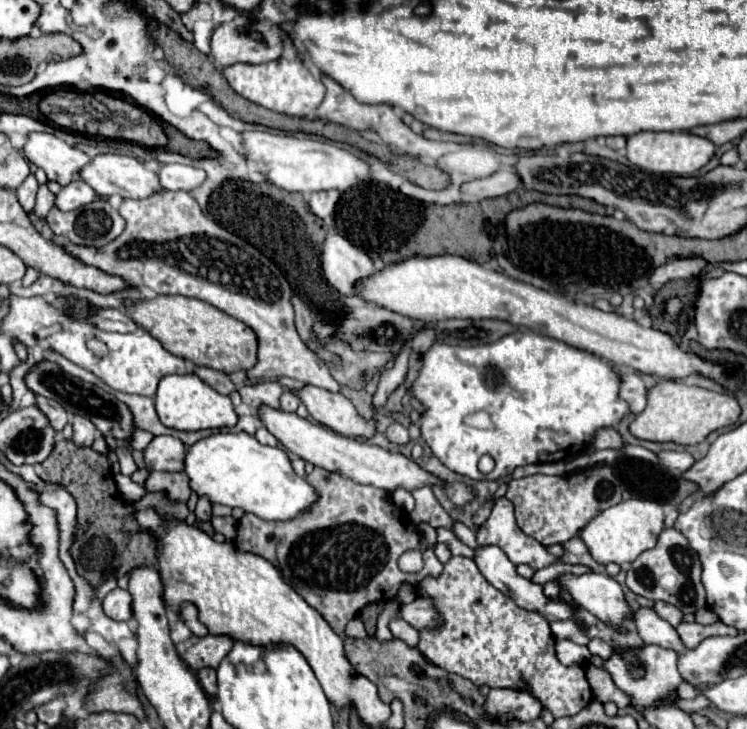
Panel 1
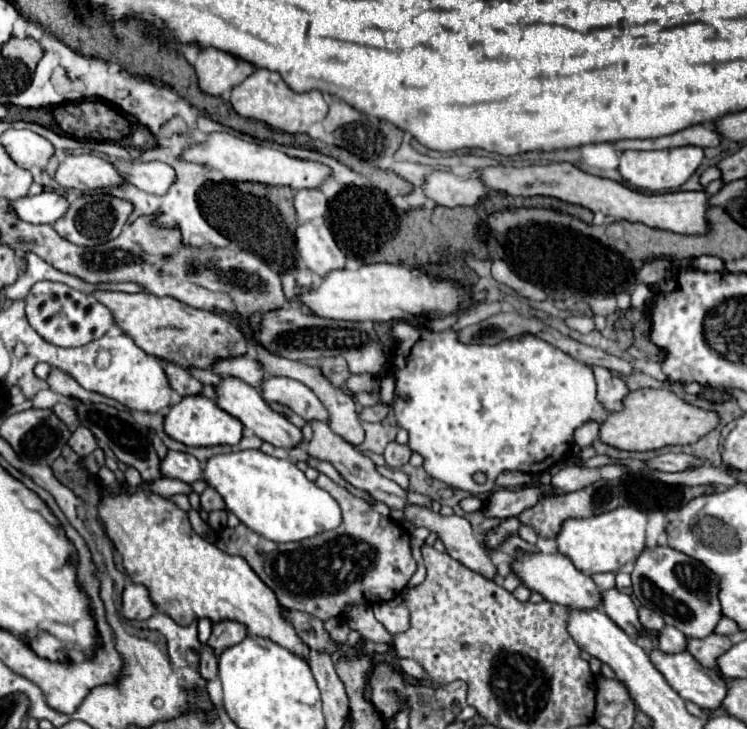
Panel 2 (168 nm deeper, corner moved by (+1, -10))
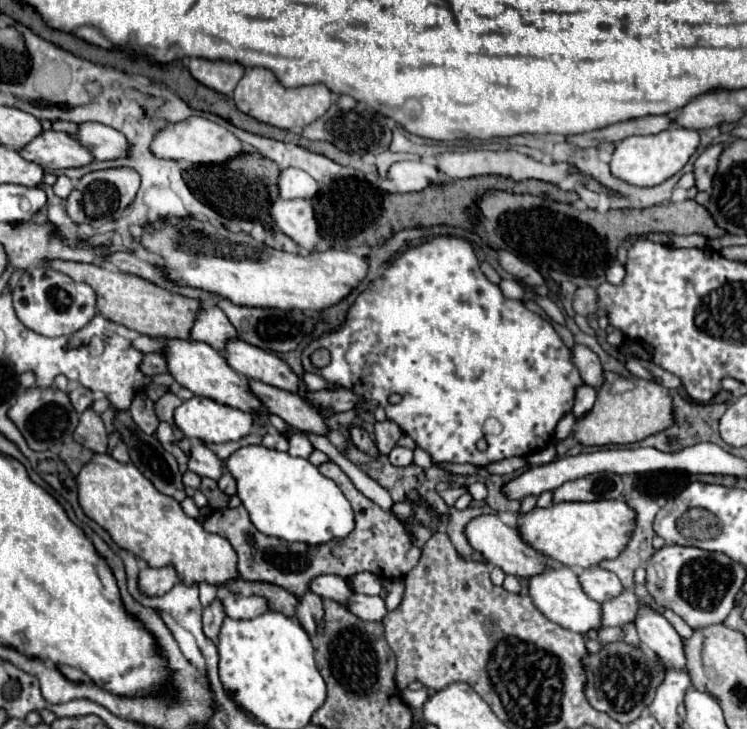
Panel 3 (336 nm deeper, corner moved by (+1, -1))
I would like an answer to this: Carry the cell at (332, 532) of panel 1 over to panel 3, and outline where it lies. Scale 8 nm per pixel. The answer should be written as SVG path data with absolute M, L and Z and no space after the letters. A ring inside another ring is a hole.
M327 461L319 465L319 471L335 481L335 485L353 507L355 529L347 537L337 537L319 545L289 543L283 539L279 541L277 537L267 537L259 533L249 521L249 515L243 507L217 509L203 521L203 527L209 533L217 533L231 541L233 549L239 555L237 569L241 579L279 585L297 595L297 599L303 599L303 595L311 591L311 581L319 575L339 575L343 579L349 579L351 575L369 571L381 579L403 579L419 563L421 557L421 549L411 543L407 527L399 523L389 511L367 499L335 463Z

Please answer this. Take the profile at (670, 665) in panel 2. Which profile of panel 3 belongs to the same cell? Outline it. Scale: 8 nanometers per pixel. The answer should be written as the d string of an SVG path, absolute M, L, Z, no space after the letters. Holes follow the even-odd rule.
M641 605L635 619L639 639L645 647L655 651L655 655L671 669L687 671L687 655L683 639L671 627L671 623L657 611Z

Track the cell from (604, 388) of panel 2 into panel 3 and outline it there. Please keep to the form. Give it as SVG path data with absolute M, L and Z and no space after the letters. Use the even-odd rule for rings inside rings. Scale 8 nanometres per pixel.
M575 345L571 349L573 353L573 363L577 365L579 373L581 373L581 379L593 387L593 389L599 389L603 383L605 383L605 369L599 361L599 357L585 345Z

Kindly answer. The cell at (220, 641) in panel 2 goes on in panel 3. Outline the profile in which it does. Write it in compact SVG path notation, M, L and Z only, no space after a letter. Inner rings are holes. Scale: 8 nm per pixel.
M223 593L221 597L225 615L231 619L253 619L267 611L267 603L261 597L243 597L237 593Z

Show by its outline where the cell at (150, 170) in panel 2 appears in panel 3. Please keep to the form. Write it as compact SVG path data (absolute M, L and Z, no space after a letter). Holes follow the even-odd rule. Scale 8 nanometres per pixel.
M83 123L79 125L79 143L85 145L93 157L99 161L115 161L129 155L129 141L123 133L101 125L101 123Z

